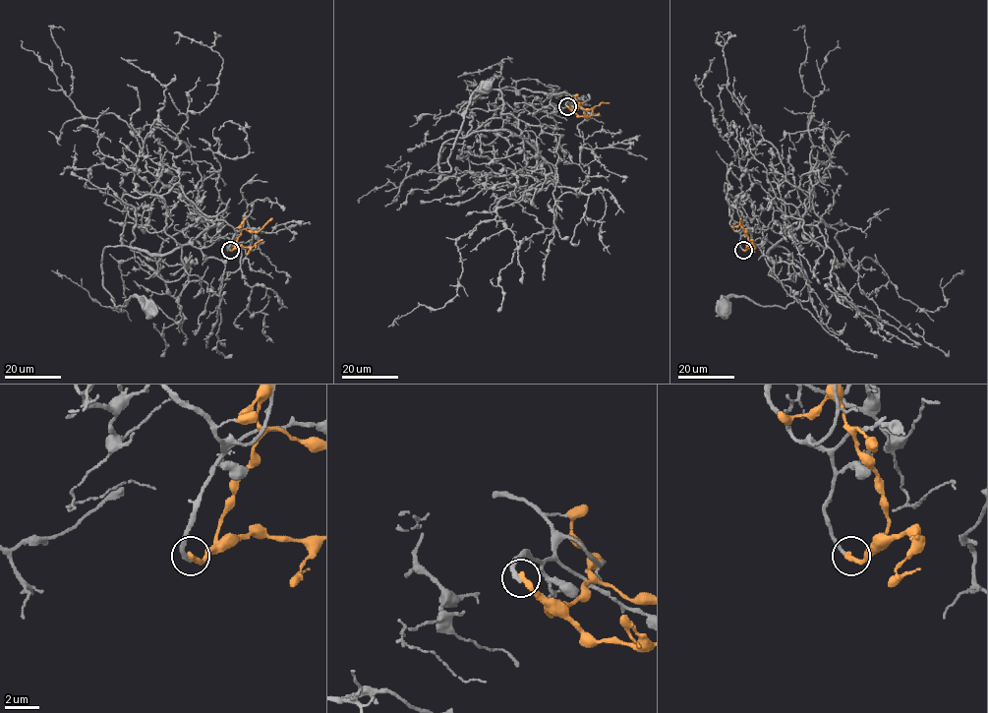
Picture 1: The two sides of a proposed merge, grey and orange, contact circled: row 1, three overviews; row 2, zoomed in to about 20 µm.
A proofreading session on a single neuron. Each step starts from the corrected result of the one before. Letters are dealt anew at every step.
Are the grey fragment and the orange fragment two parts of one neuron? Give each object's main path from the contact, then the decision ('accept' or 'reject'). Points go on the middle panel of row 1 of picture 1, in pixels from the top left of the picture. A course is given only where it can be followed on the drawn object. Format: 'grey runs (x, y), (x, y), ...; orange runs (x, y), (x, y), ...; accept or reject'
grey runs (566, 106), (567, 93), (482, 91), (458, 113), (471, 129), (442, 144), (440, 171), (485, 87); orange runs (566, 106), (571, 111), (579, 106), (593, 109), (601, 102), (609, 102); reject

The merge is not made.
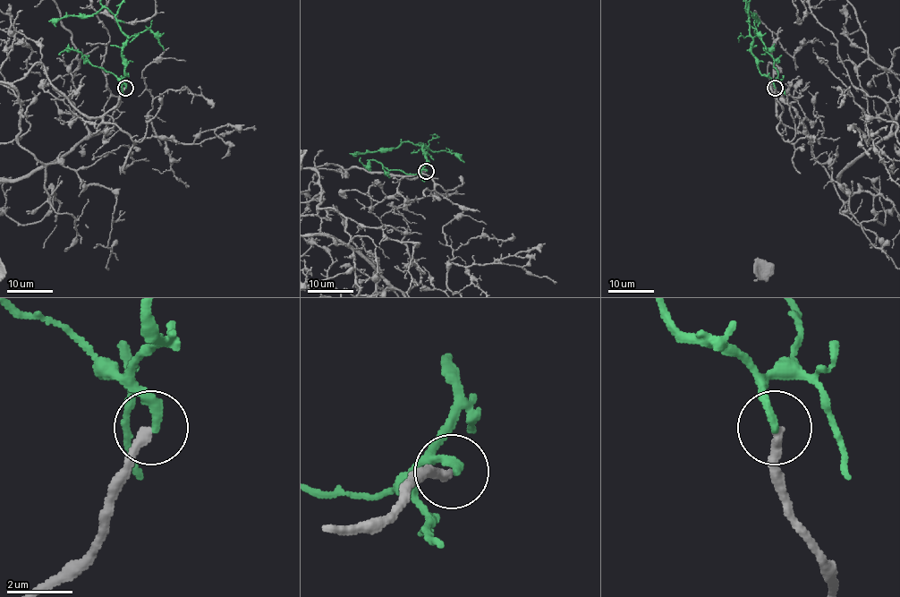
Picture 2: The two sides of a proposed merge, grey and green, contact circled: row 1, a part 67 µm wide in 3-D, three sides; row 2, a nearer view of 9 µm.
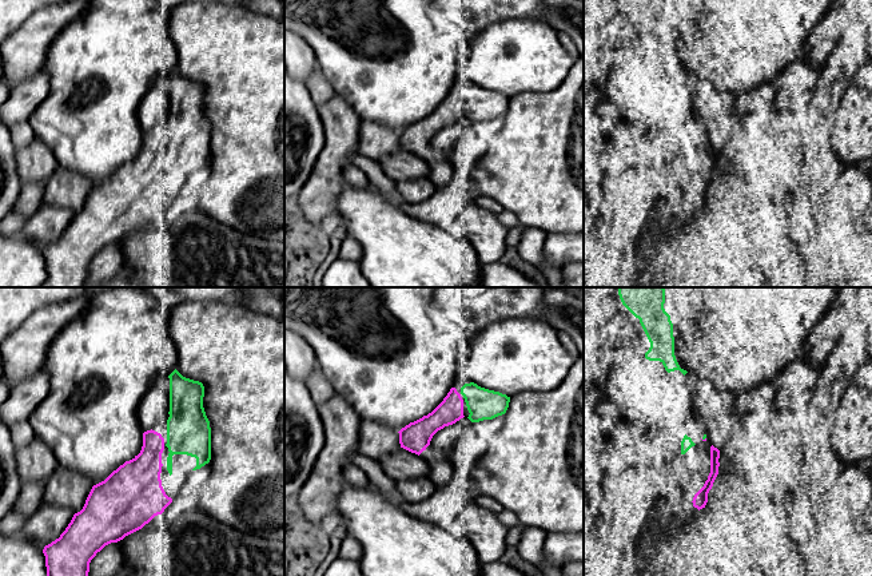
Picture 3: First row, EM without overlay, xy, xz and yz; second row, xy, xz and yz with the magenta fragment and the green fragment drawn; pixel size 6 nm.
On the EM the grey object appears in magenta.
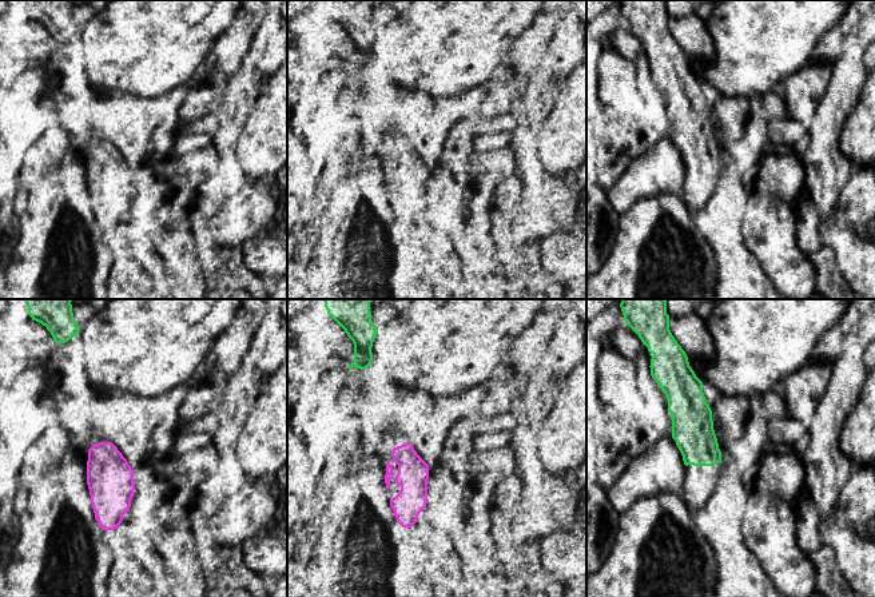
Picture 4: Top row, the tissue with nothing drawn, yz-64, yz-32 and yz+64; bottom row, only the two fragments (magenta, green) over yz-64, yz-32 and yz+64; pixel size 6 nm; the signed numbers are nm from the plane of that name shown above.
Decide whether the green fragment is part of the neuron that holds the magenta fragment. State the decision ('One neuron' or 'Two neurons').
One neuron

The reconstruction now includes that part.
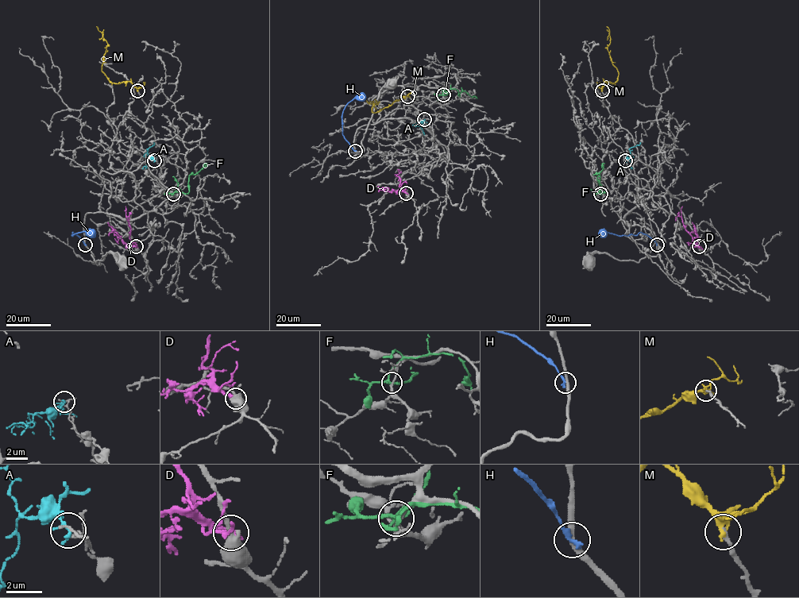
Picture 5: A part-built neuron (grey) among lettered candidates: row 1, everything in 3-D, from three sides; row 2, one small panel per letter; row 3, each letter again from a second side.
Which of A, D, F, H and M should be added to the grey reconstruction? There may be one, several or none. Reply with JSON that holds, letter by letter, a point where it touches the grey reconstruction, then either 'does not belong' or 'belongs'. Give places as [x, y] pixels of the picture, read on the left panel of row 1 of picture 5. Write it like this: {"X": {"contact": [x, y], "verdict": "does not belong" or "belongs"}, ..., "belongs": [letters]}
{"A": {"contact": [154, 160], "verdict": "does not belong"}, "D": {"contact": [136, 246], "verdict": "does not belong"}, "F": {"contact": [173, 194], "verdict": "does not belong"}, "H": {"contact": [85, 244], "verdict": "does not belong"}, "M": {"contact": [137, 90], "verdict": "belongs"}, "belongs": ["M"]}

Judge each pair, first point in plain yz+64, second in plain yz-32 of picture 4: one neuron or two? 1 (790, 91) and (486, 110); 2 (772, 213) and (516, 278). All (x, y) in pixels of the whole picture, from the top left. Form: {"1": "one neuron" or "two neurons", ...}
{"1": "one neuron", "2": "two neurons"}

